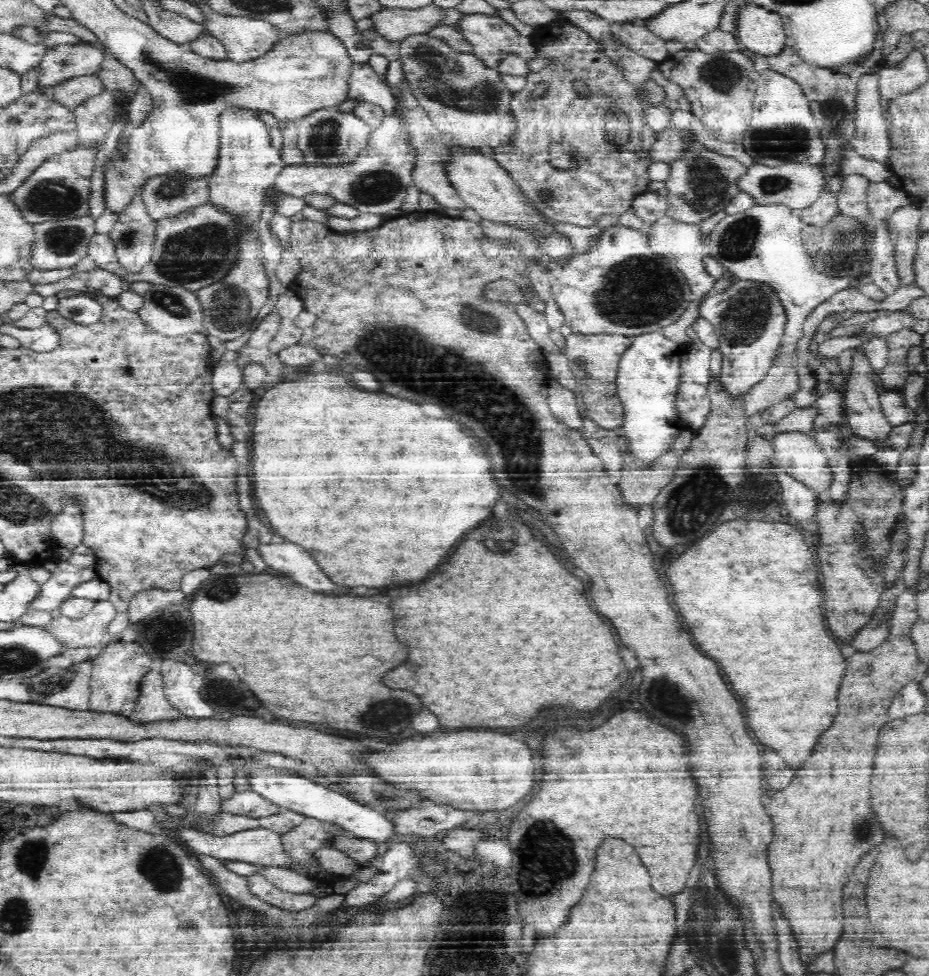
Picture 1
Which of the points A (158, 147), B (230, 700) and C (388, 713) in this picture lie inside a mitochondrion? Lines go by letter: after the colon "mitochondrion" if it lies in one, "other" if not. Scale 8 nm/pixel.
A: other
B: other
C: mitochondrion

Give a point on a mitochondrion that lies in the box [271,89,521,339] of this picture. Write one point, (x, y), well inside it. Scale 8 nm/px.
(374, 186)

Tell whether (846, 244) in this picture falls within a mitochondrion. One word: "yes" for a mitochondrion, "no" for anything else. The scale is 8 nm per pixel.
yes

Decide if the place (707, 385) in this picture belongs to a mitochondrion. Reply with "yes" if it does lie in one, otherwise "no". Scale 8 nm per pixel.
no

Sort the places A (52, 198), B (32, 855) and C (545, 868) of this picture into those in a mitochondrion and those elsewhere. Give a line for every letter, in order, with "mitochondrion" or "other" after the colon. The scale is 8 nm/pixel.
A: mitochondrion
B: mitochondrion
C: mitochondrion

